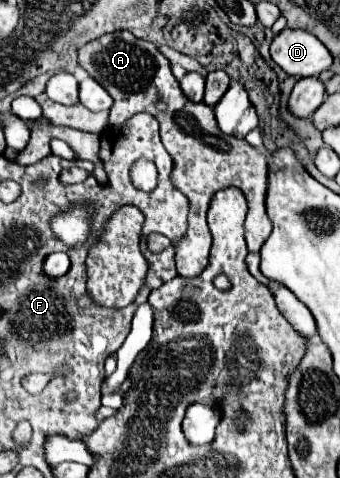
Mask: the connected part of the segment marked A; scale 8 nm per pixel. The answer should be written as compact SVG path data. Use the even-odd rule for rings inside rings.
M117 31L103 35L79 49L79 65L95 77L107 93L115 99L109 123L113 127L123 127L133 113L149 113L161 125L161 139L173 161L173 181L179 191L189 199L189 227L183 239L173 243L177 273L181 277L197 277L209 263L211 231L207 225L207 211L213 195L227 187L239 187L247 199L249 211L245 219L245 241L249 251L259 251L271 233L271 221L265 211L265 191L267 191L267 159L253 145L243 139L225 135L215 121L213 107L221 95L229 89L229 75L225 71L213 71L207 75L205 103L189 101L175 75L171 73L169 61L159 53L159 49L143 39L137 39L129 31Z

